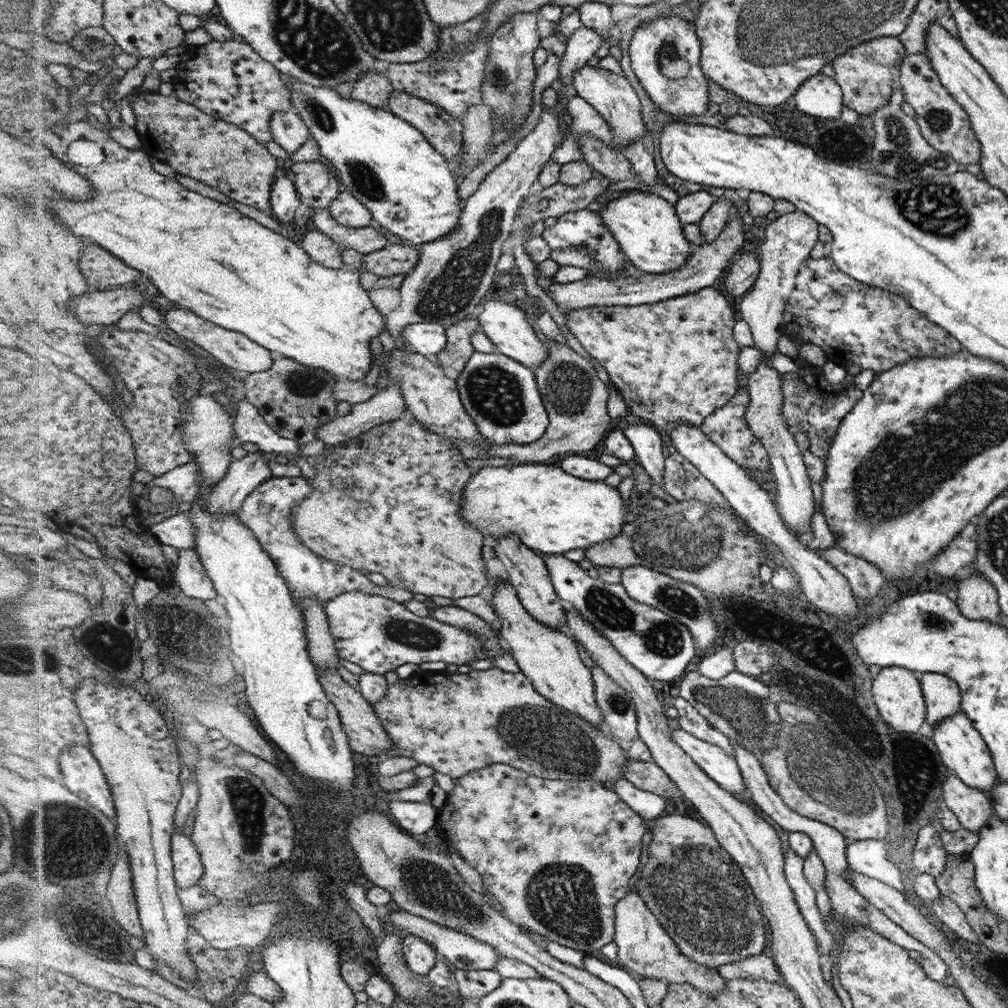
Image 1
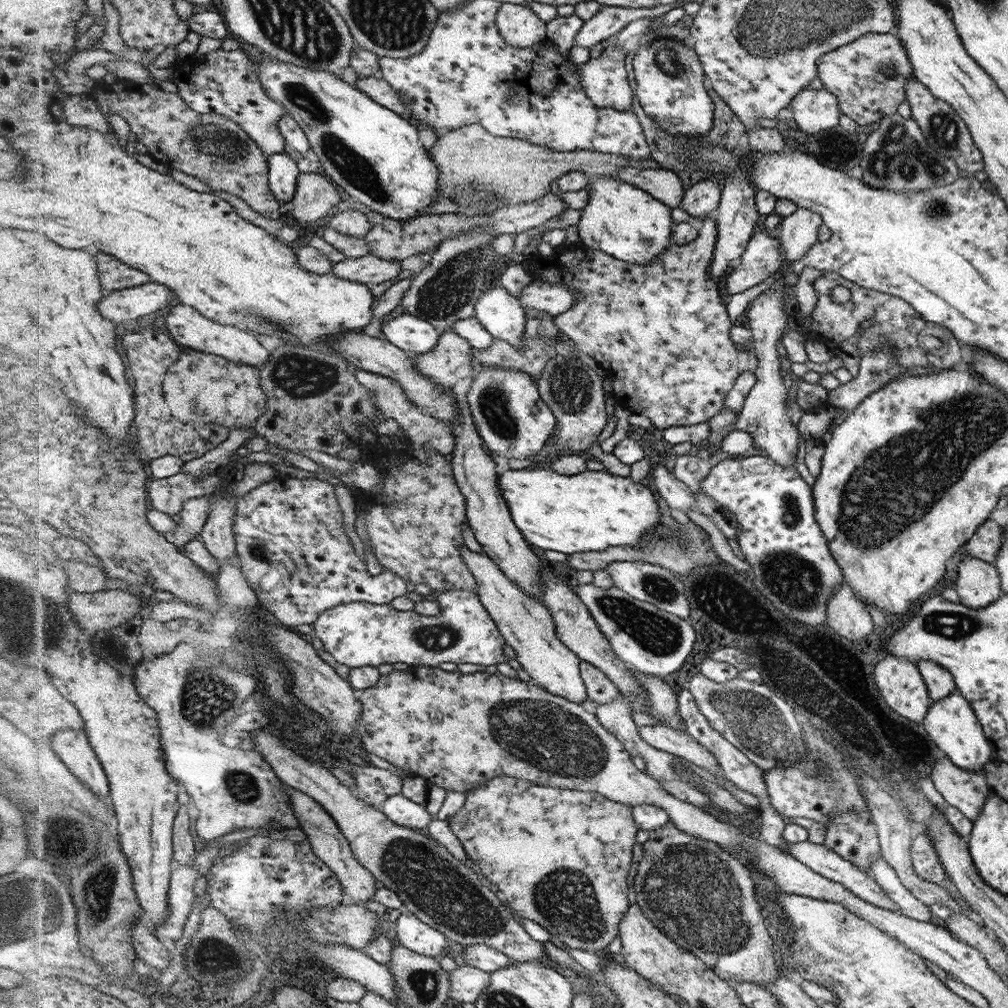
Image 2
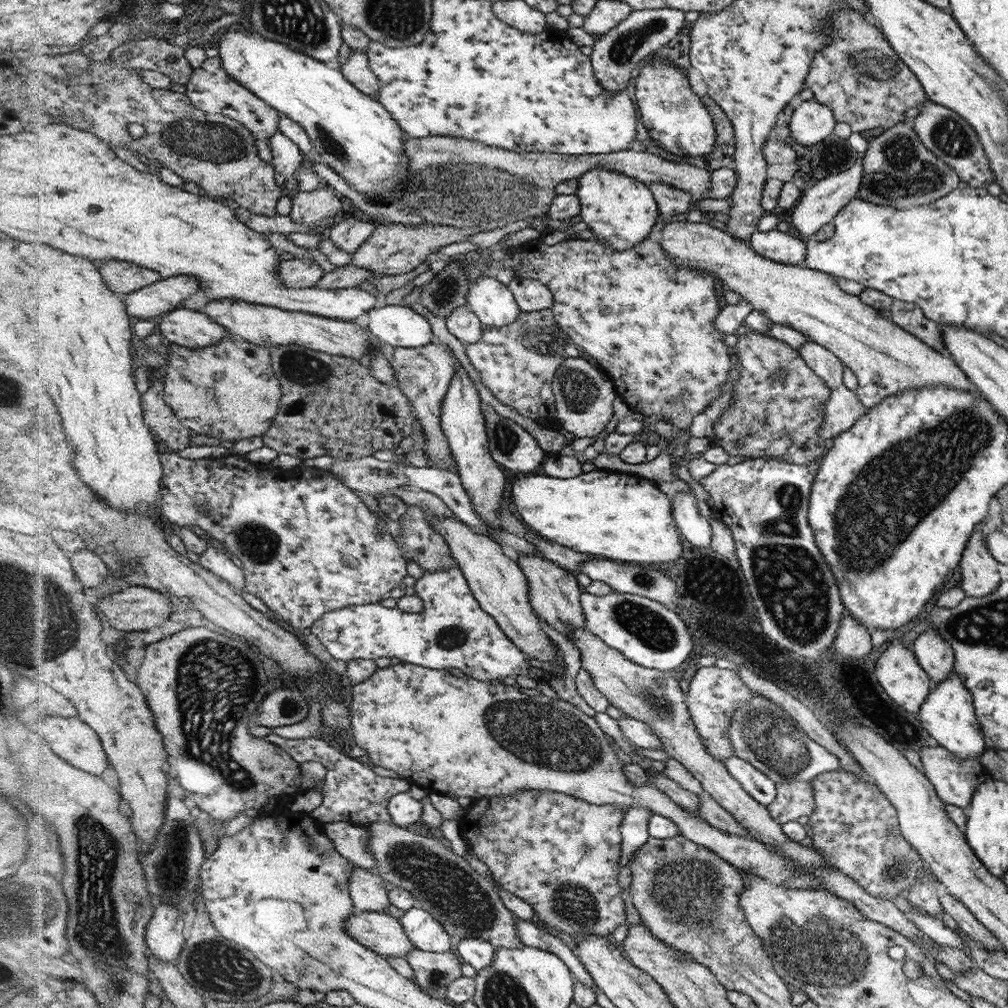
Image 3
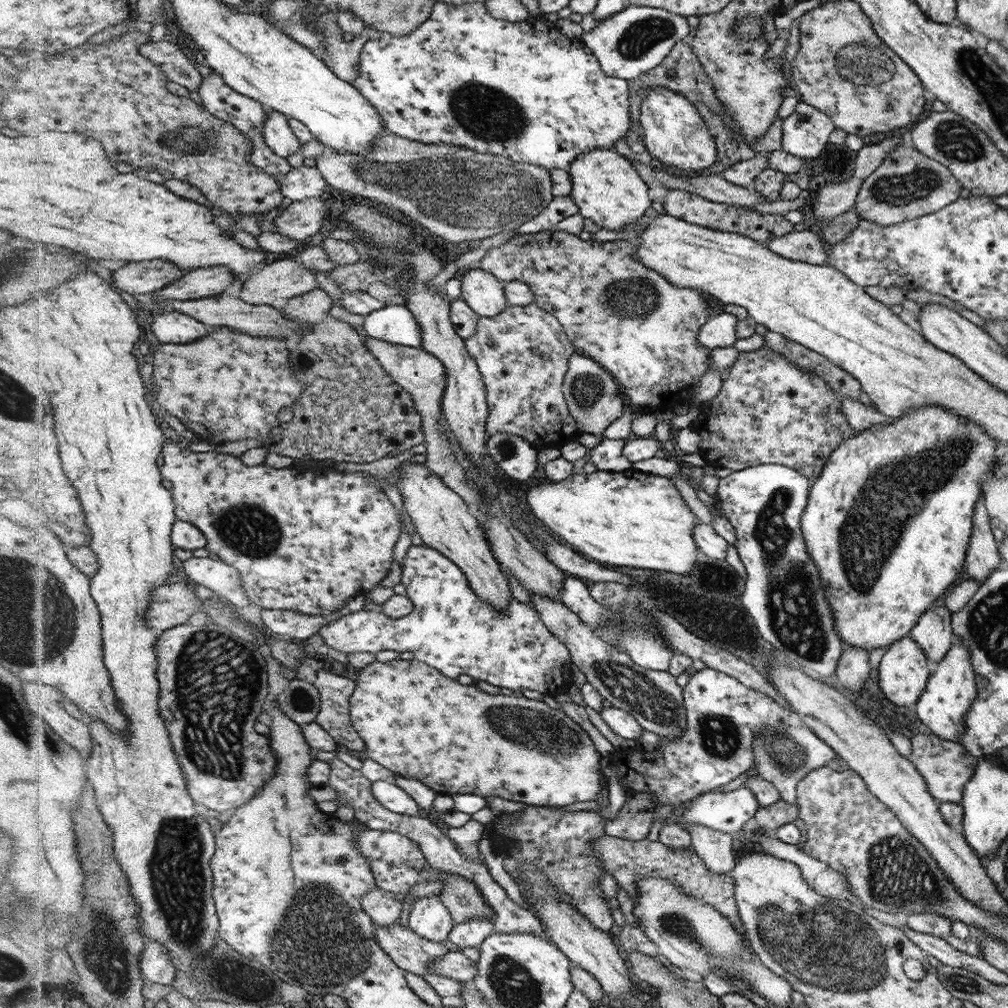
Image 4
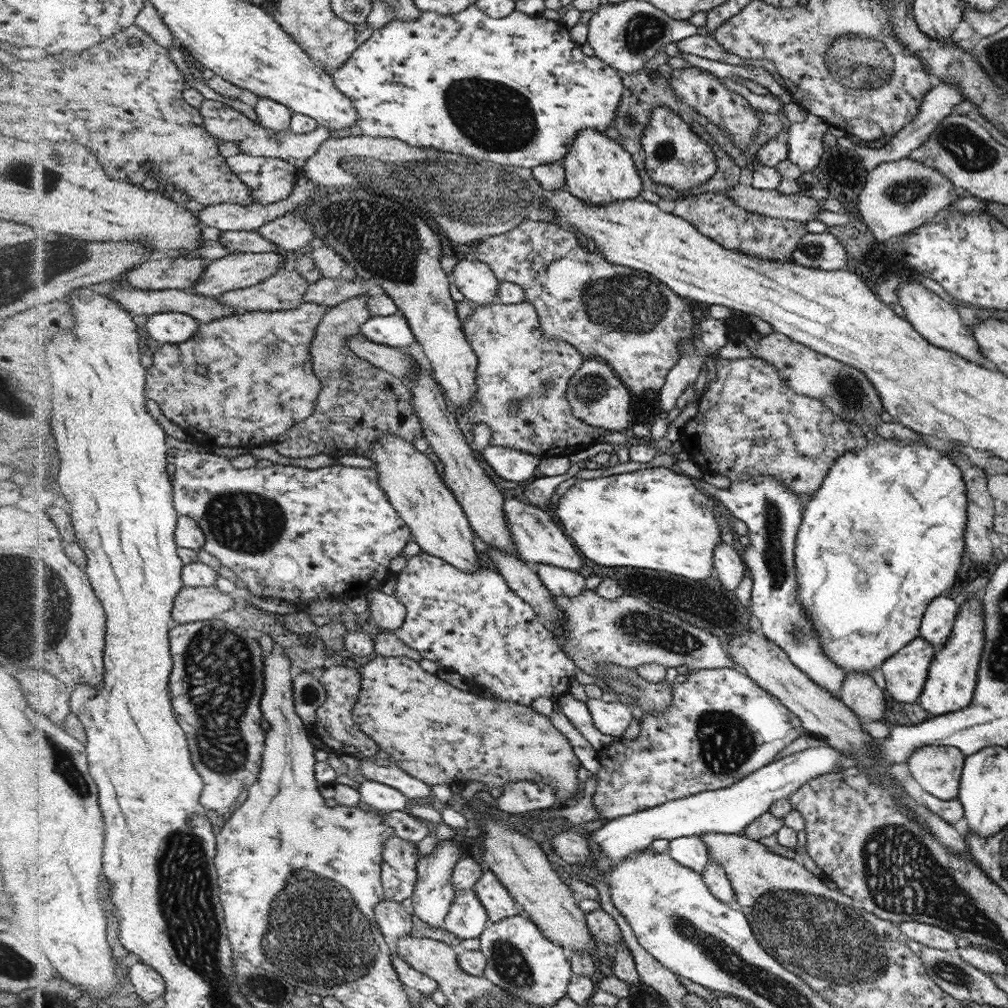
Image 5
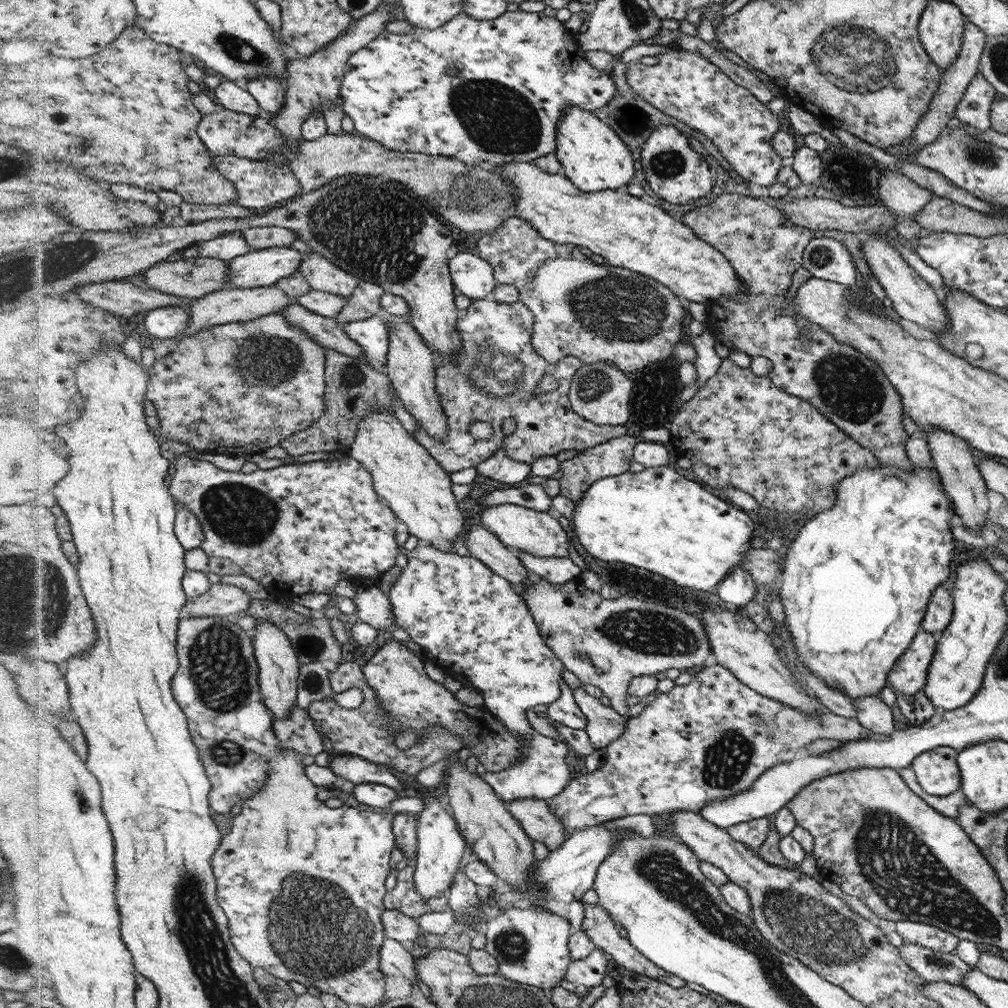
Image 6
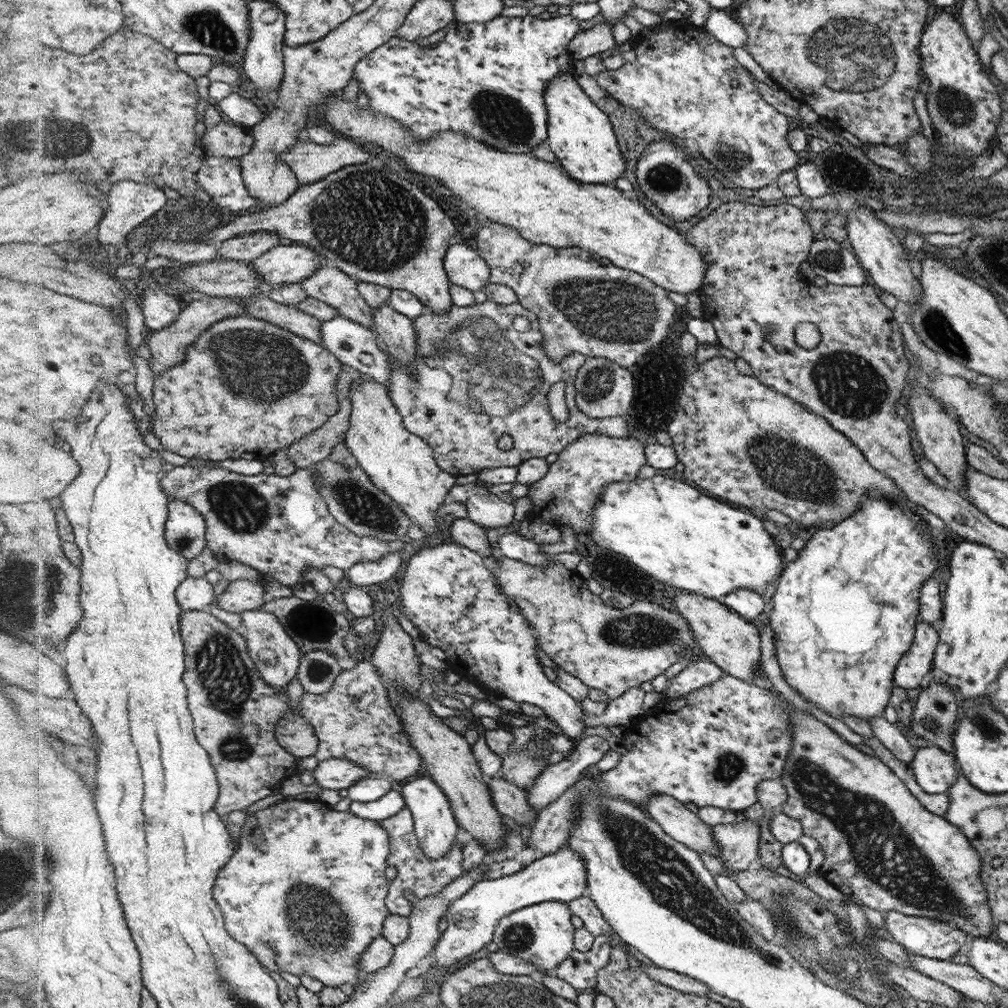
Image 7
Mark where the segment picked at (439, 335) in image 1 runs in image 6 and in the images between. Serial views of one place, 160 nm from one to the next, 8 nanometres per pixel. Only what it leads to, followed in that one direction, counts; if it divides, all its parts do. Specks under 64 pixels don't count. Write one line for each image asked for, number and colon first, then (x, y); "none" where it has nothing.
2: (408, 332)
3: (398, 325)
4: (397, 324)
5: (393, 330)
6: (373, 334)

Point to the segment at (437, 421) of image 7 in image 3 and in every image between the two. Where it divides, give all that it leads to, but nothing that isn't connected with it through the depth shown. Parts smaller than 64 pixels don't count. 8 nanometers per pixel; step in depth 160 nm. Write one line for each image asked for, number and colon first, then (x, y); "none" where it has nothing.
3: (518, 376)
4: (526, 390)
5: (516, 358)
6: (494, 377)

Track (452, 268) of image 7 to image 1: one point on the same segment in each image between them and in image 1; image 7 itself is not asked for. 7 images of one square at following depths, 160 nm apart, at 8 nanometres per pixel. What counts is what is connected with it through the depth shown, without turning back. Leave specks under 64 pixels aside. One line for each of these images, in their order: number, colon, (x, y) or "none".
1: (506, 326)
2: (498, 311)
3: (492, 301)
4: (484, 292)
5: (477, 282)
6: (473, 276)

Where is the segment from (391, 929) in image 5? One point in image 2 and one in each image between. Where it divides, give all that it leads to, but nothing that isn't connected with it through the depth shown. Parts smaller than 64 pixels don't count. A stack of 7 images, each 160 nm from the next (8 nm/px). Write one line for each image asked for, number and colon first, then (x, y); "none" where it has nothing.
2: (327, 841)
3: (368, 891)
4: (383, 908)

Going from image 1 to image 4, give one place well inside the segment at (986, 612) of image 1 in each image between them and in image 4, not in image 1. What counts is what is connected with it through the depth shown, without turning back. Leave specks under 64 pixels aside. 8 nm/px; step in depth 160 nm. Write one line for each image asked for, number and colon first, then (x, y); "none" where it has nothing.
2: (978, 586)
3: (979, 570)
4: (982, 561)

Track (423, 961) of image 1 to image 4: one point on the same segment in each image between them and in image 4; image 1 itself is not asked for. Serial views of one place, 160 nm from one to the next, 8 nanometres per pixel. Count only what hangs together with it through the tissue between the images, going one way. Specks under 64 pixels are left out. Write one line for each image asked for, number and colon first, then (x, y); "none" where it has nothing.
2: (412, 933)
3: (421, 928)
4: (429, 918)

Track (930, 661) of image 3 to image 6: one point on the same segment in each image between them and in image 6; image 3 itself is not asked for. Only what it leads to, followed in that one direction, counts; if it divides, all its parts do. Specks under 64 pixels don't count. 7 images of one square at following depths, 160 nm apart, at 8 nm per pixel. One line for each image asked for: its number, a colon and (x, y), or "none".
4: (934, 633)
5: (936, 625)
6: (940, 611)

